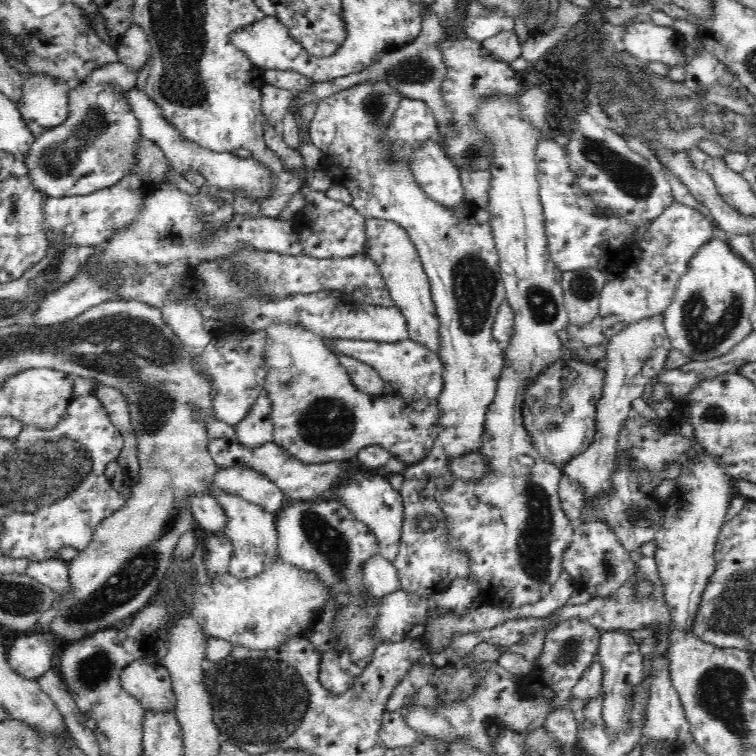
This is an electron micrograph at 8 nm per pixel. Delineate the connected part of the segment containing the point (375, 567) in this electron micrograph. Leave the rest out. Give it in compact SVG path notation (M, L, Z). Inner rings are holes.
M381 555L372 556L364 564L363 583L367 591L374 597L383 597L401 589L398 570Z

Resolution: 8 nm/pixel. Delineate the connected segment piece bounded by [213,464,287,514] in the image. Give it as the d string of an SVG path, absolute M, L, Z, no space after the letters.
M230 466L217 470L213 488L228 495L238 496L262 510L276 514L287 500L281 488L262 473L245 466Z

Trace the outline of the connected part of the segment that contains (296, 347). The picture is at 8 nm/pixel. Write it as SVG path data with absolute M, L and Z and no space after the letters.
M270 324L270 326L266 328L266 335L268 335L268 348L266 348L264 359L267 375L264 388L272 403L271 419L273 422L273 441L277 443L278 446L286 449L295 459L306 464L349 460L352 456L356 456L361 448L370 445L378 445L384 448L384 450L389 450L392 455L402 460L406 467L419 463L423 458L429 455L441 429L441 424L439 423L440 411L436 400L416 399L408 402L405 398L390 394L367 395L365 392L360 392L360 390L354 386L346 369L339 363L339 358L324 344L323 337L305 328L300 328L297 324Z

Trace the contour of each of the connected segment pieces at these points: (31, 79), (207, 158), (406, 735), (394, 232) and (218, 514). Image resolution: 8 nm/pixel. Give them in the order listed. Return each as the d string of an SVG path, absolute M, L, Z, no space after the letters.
M46 74L26 76L20 102L16 102L28 128L35 137L56 128L69 114L70 86Z
M130 88L125 99L130 103L134 116L139 120L141 136L158 144L162 149L170 166L180 174L184 170L197 170L206 180L206 190L218 191L220 189L230 189L230 192L244 191L248 197L256 197L256 201L261 206L261 202L273 191L273 174L271 170L262 163L251 157L242 159L232 155L230 152L212 152L200 148L194 141L186 139L164 115L162 109L143 90Z
M385 711L378 734L386 748L410 747L424 742L424 737L420 733L408 727L406 717L400 711Z
M369 218L365 225L367 240L363 252L378 265L391 299L406 318L409 338L437 353L440 342L438 315L432 301L429 278L410 235L391 220Z
M210 494L194 497L191 501L191 512L202 530L212 533L225 530L227 516L216 497Z

